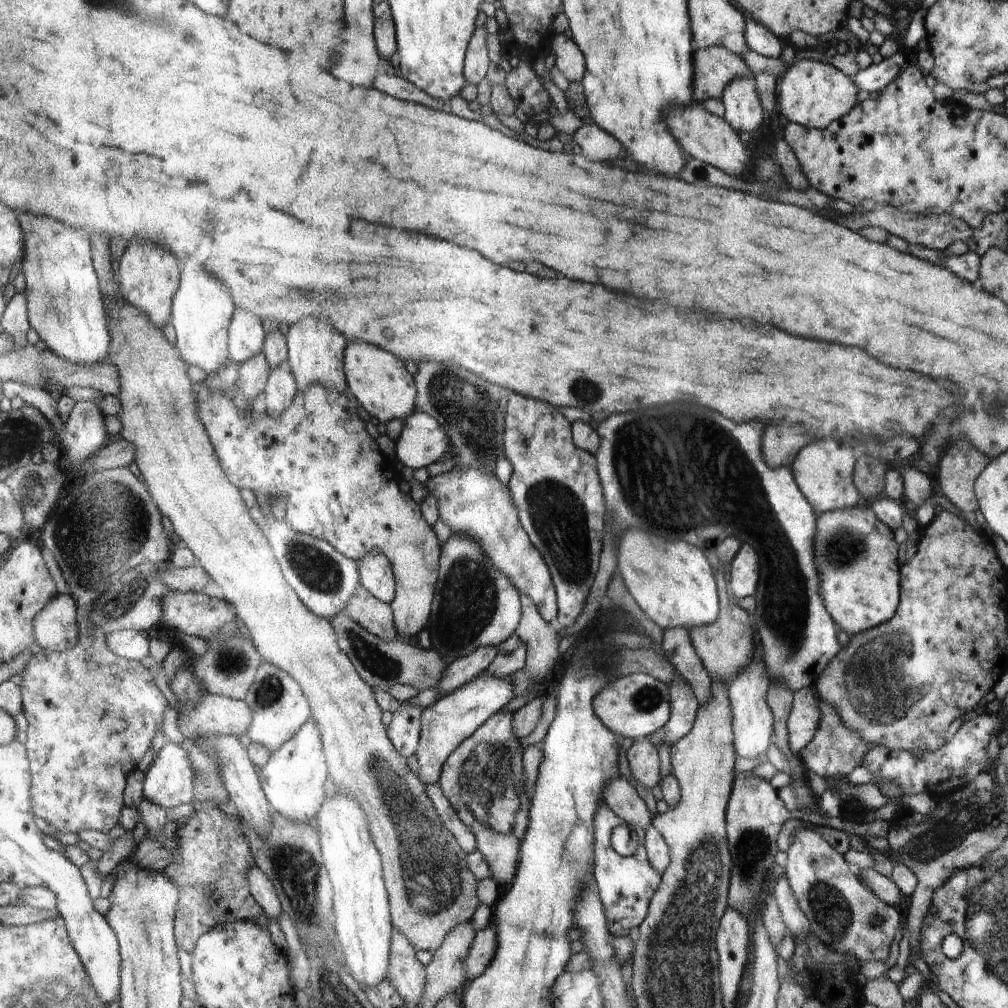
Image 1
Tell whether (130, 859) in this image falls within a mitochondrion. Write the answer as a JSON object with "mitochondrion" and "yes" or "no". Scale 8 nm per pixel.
{"mitochondrion":"no"}

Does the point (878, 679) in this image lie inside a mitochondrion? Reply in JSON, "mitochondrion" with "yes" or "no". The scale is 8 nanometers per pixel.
{"mitochondrion":"yes"}

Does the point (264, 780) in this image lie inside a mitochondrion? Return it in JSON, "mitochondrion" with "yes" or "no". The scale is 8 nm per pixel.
{"mitochondrion":"no"}

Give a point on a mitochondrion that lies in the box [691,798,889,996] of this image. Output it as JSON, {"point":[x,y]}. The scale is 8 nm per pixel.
{"point":[832,910]}

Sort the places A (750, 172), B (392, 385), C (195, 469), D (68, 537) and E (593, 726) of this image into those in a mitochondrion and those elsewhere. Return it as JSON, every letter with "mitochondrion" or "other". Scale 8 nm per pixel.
{"A":"other","B":"other","C":"other","D":"mitochondrion","E":"other"}

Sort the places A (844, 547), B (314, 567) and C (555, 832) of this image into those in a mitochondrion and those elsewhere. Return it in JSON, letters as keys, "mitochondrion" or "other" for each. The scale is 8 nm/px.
{"A":"mitochondrion","B":"mitochondrion","C":"other"}

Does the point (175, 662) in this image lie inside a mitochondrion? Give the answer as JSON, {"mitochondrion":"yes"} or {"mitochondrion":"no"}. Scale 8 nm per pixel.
{"mitochondrion":"no"}

